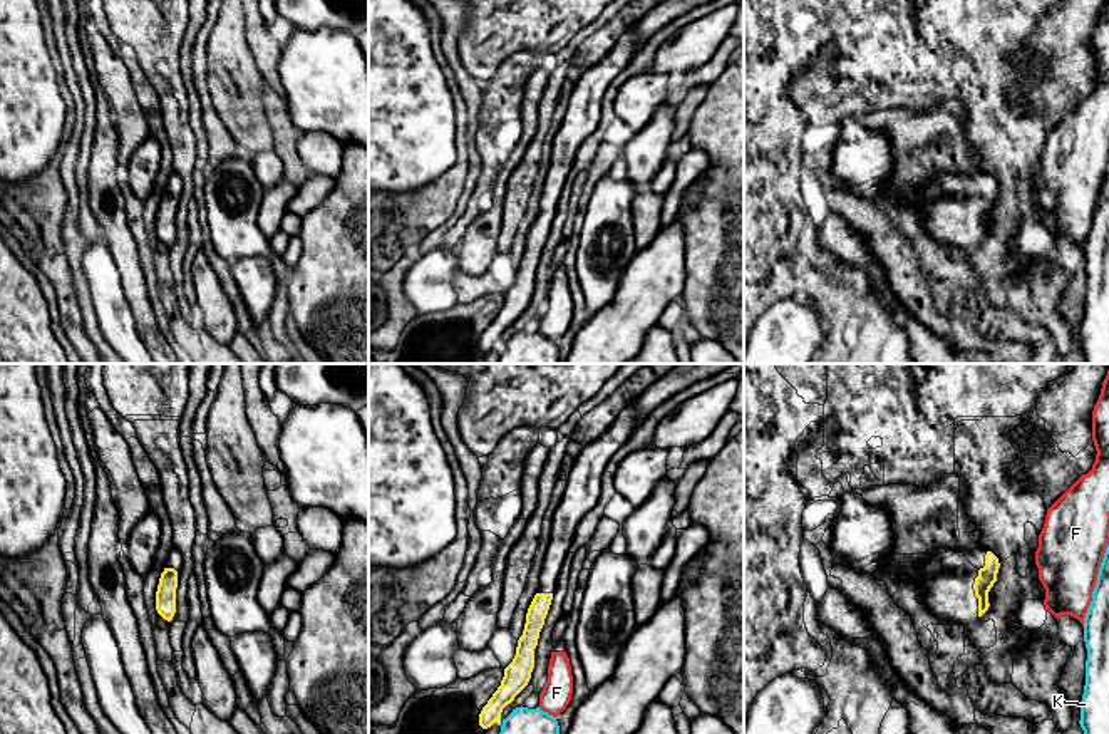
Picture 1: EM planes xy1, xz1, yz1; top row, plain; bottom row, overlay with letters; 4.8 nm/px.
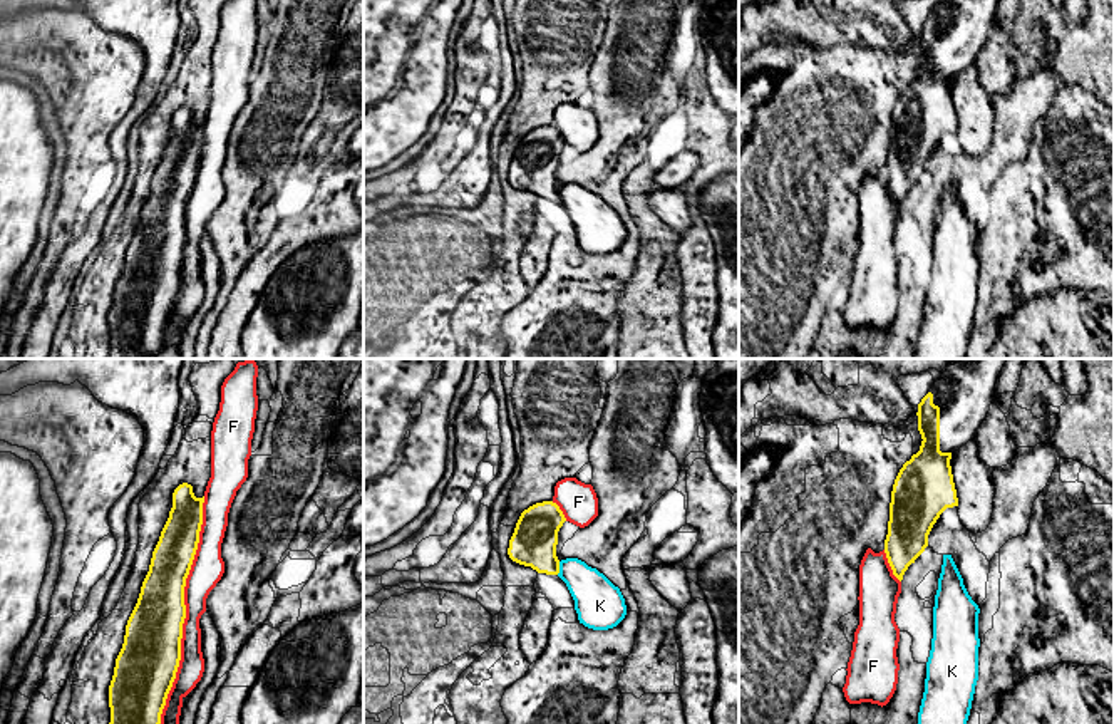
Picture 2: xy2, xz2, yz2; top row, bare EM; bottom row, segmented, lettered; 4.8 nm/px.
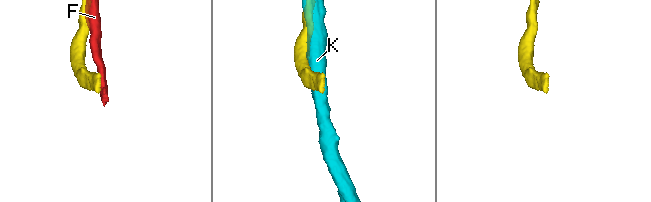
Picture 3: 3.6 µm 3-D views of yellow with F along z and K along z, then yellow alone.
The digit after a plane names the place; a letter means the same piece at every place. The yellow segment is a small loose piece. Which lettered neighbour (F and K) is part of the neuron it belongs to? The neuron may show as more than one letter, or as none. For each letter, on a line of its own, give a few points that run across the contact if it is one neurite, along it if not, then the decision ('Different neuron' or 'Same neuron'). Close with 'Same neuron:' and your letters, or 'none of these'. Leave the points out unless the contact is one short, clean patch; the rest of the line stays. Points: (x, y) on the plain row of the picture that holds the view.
F: Different neuron
K: Different neuron
Same neuron: none of these

